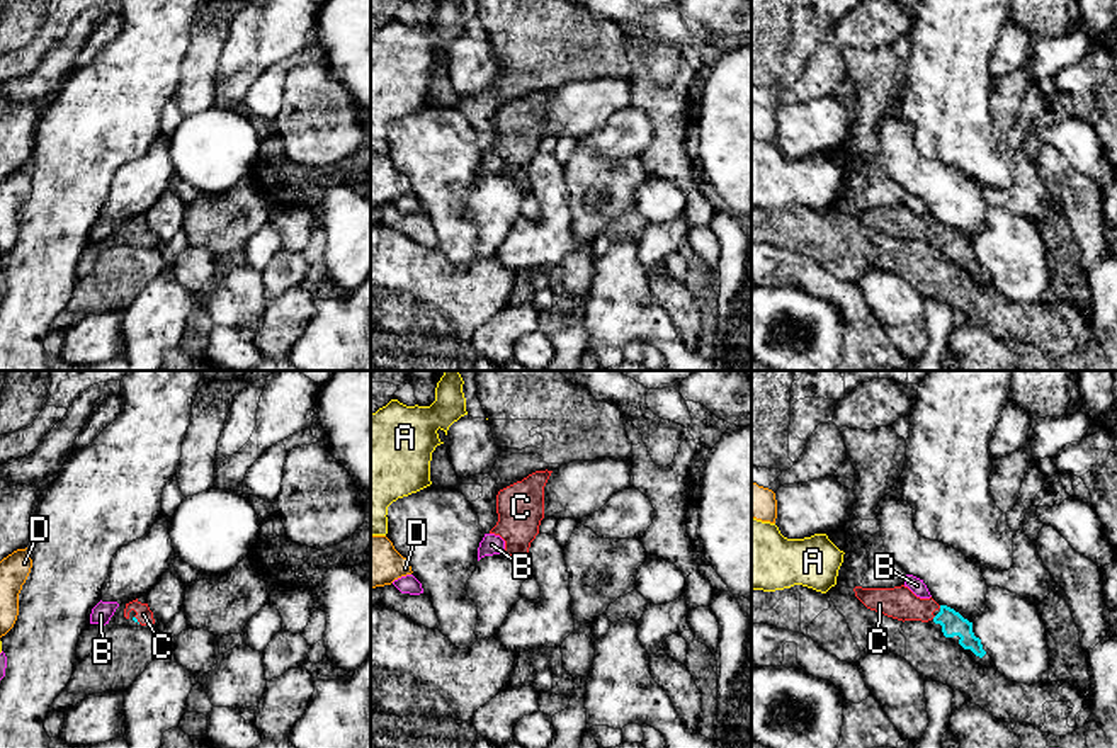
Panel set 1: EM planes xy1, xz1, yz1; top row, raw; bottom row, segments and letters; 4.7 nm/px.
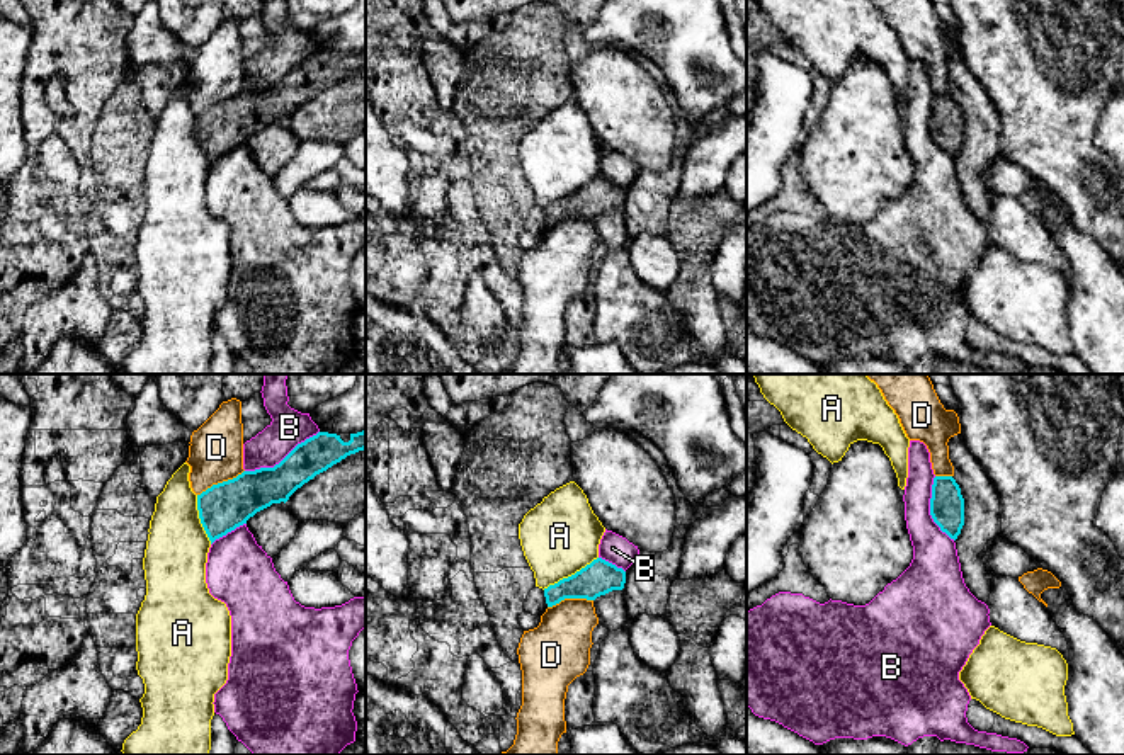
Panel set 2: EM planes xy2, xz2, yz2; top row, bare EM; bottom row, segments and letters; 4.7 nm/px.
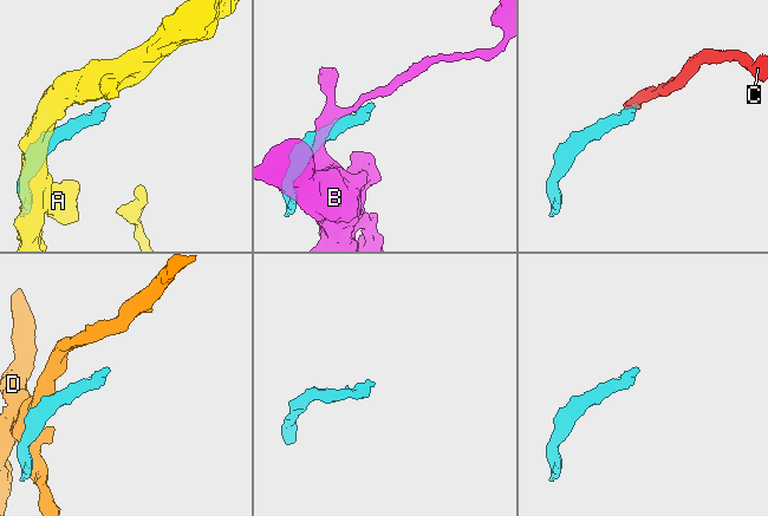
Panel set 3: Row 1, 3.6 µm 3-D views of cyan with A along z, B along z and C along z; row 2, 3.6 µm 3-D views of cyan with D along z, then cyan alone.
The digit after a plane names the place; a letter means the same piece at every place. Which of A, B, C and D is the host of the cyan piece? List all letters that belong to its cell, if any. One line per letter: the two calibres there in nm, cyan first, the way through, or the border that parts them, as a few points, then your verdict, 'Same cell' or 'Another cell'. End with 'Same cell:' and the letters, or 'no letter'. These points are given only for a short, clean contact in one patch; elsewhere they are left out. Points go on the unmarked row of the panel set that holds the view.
A: Thickness 160 nm (cyan) against 360 nm. Another cell
B: Thickness 200 nm (cyan) against 180 nm. Another cell
C: Thickness 20 nm (cyan) against 80 nm. Path across: xy1 (135, 238), (136, 238), (143, 233). Same cell
D: Thickness 240 nm (cyan) against 260 nm. Another cell
Same cell: C

